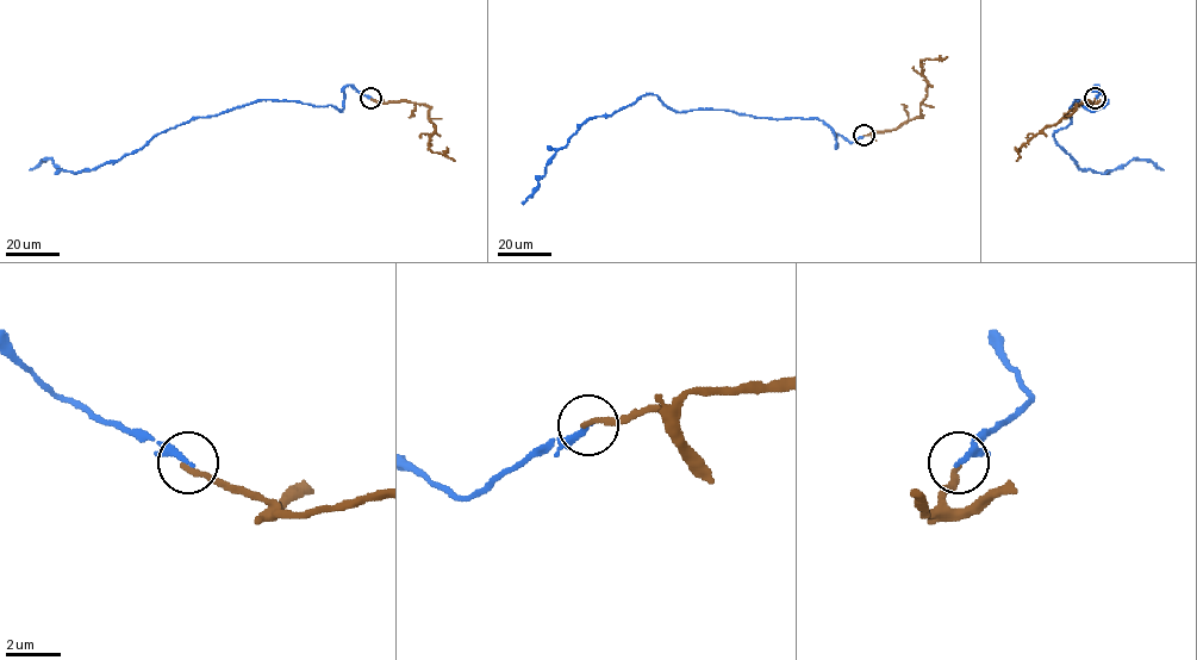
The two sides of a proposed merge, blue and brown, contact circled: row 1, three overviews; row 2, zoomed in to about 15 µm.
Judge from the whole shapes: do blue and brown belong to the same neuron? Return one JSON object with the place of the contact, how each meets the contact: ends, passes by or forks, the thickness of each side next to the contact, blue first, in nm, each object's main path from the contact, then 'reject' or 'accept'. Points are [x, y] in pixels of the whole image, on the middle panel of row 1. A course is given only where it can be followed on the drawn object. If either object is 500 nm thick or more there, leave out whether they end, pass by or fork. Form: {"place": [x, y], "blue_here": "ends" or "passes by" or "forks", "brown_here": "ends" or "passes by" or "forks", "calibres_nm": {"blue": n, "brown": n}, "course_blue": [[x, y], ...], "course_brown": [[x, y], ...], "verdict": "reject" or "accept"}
{"place": [864, 135], "blue_here": "ends", "brown_here": "ends", "calibres_nm": {"blue": 240, "brown": 200}, "course_blue": [[864, 136], [835, 135], [835, 149], [816, 118], [675, 112], [647, 93], [586, 120], [522, 203]], "course_brown": [[864, 136], [896, 130], [920, 117], [927, 86], [921, 61], [947, 57]], "verdict": "reject"}

